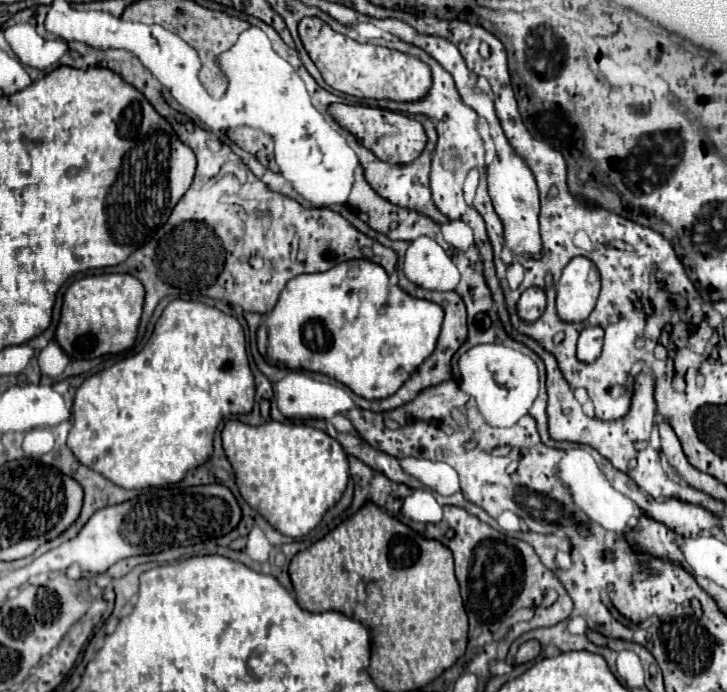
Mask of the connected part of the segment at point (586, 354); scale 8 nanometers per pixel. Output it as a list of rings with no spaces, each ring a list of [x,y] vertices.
[[[586,326],[578,338],[578,360],[594,362],[602,352],[604,330],[600,326]]]

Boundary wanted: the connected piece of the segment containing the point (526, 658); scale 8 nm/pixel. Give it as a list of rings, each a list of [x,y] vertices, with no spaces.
[[[528,640],[528,642],[524,642],[524,644],[520,646],[520,650],[518,650],[518,654],[516,654],[516,662],[518,662],[518,664],[530,662],[530,660],[534,660],[536,656],[540,656],[540,652],[542,652],[542,646],[538,644],[538,640]]]

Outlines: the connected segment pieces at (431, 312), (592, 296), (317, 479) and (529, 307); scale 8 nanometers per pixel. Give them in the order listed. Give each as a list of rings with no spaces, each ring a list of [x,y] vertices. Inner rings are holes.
[[[350,260],[320,274],[300,274],[282,290],[278,304],[266,316],[268,348],[272,362],[290,370],[310,370],[326,374],[346,384],[354,394],[366,400],[380,400],[398,392],[410,378],[410,372],[434,352],[444,312],[438,304],[414,298],[400,286],[392,286],[384,268],[370,260]]]
[[[572,258],[562,270],[556,286],[556,310],[566,322],[584,322],[596,306],[600,292],[600,274],[596,266],[584,258]]]
[[[228,420],[222,442],[240,494],[284,536],[306,536],[346,490],[350,476],[346,452],[334,438],[312,426],[266,422],[254,428]]]
[[[528,288],[518,300],[518,316],[526,322],[534,322],[546,310],[546,294],[542,288]]]

